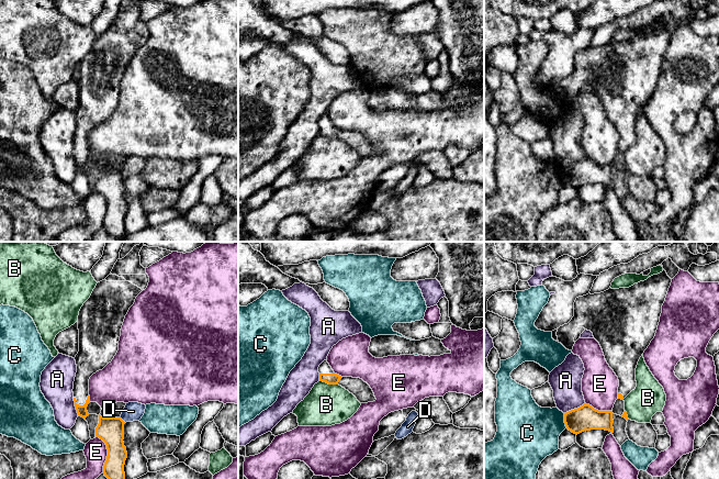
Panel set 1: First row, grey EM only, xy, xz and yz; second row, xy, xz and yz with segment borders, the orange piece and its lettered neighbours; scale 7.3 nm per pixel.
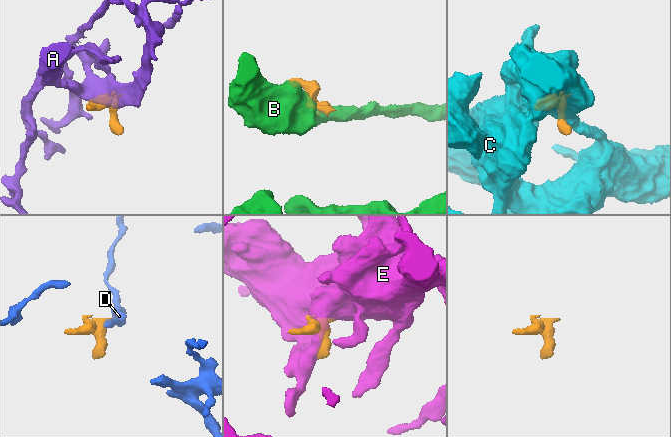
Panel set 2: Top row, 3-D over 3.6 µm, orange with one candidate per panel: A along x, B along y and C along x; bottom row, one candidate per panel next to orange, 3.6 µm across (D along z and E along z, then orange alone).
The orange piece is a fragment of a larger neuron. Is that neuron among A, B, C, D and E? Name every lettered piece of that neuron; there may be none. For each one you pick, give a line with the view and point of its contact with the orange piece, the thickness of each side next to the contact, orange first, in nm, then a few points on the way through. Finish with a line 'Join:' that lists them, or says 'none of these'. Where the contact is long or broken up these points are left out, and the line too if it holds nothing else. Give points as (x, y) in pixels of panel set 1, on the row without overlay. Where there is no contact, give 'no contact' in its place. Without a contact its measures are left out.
Join: none of these

